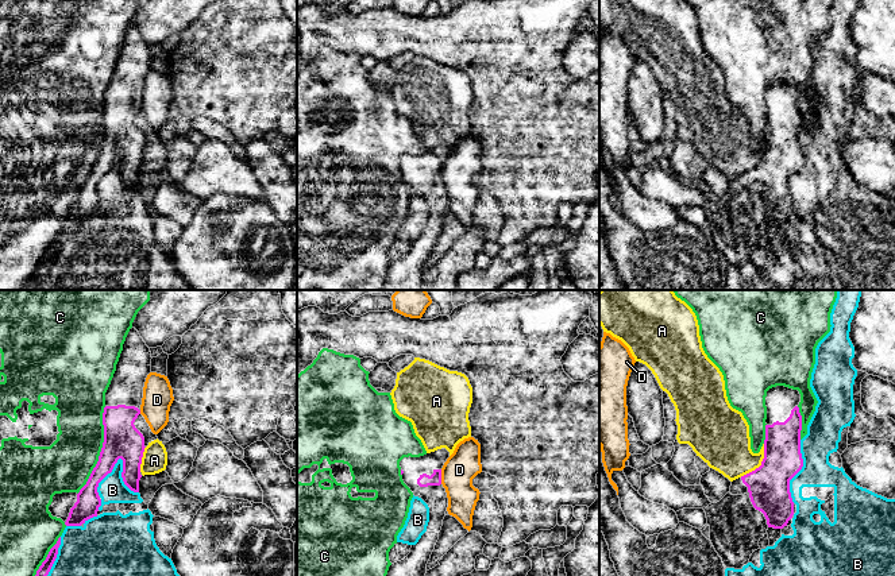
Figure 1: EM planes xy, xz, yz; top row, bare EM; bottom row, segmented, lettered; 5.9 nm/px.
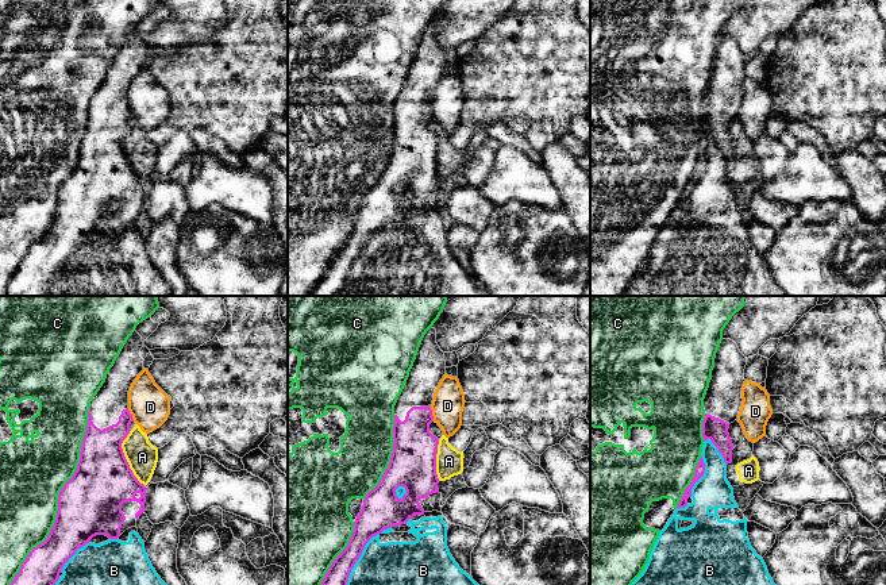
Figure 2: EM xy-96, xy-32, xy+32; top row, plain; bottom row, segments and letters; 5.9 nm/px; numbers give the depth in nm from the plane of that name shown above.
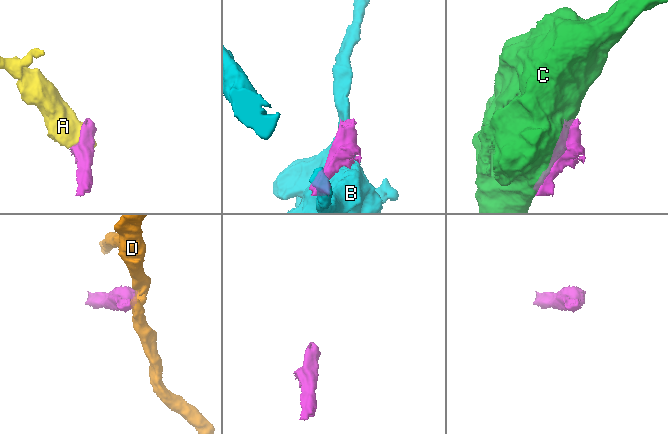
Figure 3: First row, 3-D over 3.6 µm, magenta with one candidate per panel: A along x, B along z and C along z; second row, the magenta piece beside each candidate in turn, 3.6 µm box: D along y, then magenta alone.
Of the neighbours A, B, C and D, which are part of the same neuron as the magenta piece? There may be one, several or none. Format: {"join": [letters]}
{"join": []}

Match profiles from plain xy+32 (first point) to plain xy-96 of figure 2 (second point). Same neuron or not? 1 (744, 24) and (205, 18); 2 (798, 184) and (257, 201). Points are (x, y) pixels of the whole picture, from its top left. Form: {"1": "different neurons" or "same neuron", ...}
{"1": "same neuron", "2": "same neuron"}

